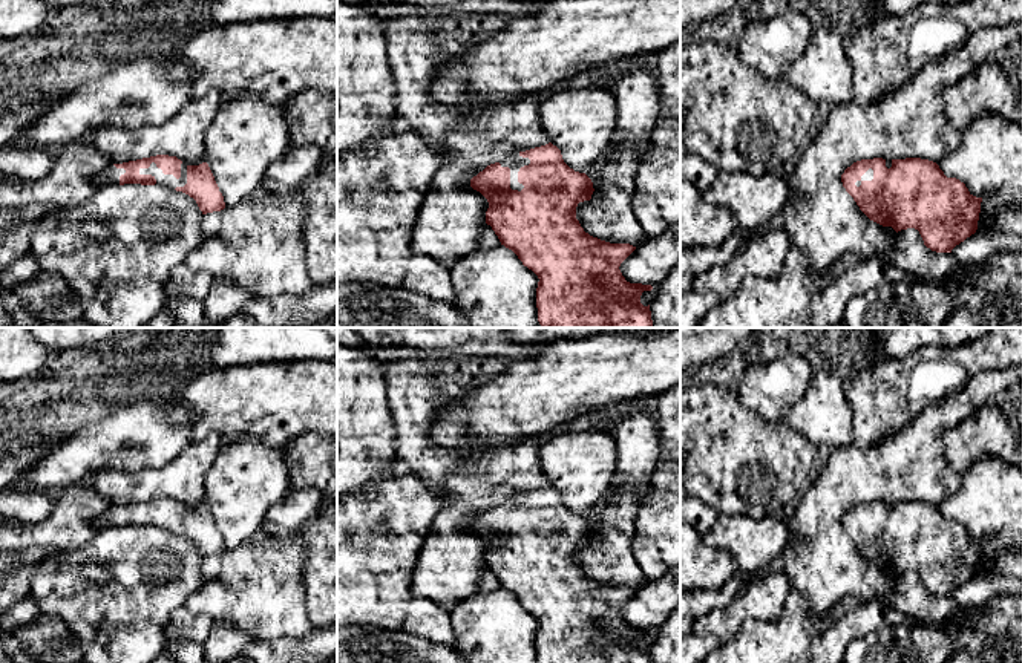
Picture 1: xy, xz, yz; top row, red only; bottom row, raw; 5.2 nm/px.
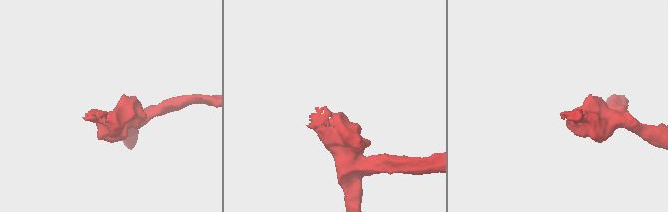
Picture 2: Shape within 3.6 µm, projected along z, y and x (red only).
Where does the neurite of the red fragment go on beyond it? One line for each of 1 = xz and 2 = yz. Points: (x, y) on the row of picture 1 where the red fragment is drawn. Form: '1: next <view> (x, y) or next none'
1: next xz (515, 161)
2: next yz (869, 175)

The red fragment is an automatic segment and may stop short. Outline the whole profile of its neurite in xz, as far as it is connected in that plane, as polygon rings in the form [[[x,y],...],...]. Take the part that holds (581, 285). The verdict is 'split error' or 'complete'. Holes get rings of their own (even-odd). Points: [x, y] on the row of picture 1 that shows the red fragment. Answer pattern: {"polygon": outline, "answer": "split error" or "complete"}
{"polygon": [[[549,142],[490,164],[470,179],[470,187],[487,199],[486,224],[501,245],[538,276],[541,328],[653,328],[650,305],[640,303],[642,292],[653,286],[630,283],[619,269],[636,247],[610,243],[584,231],[576,207],[591,199],[593,182],[570,168],[556,145]]], "answer": "split error"}

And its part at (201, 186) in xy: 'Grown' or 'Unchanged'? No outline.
Grown

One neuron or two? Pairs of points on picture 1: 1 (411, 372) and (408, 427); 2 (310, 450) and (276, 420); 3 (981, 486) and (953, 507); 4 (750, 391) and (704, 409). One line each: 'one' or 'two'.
1: one
2: two
3: one
4: two

